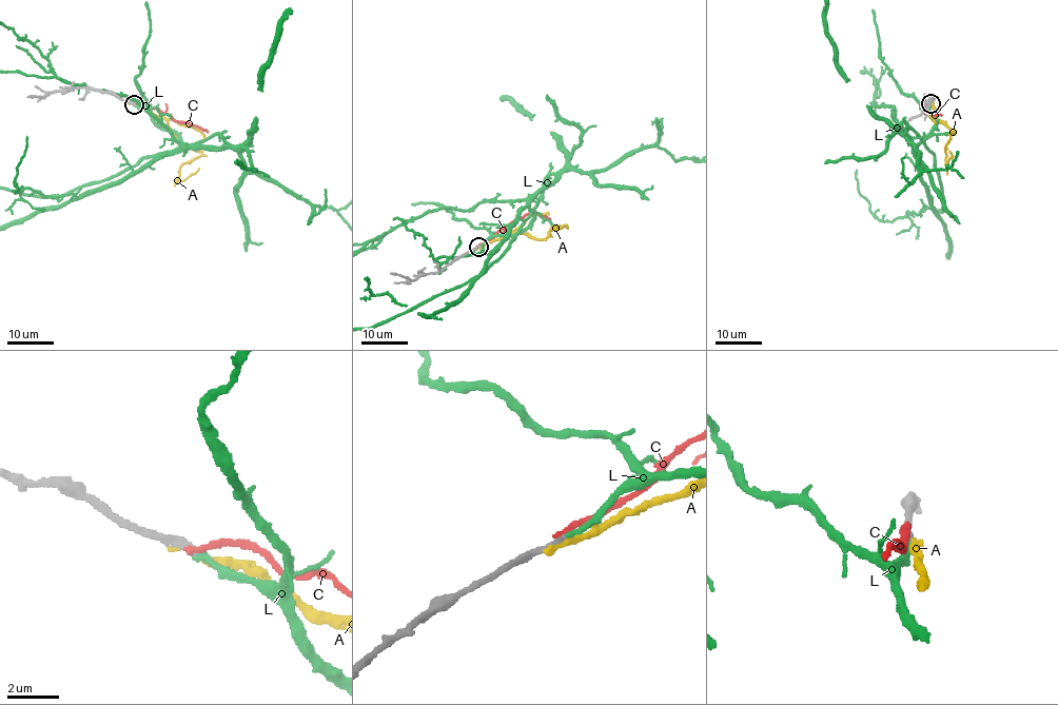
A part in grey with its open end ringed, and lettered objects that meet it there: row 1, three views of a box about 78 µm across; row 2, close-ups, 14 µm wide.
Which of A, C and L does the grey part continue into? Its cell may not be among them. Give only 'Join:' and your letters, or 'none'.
Join: L

